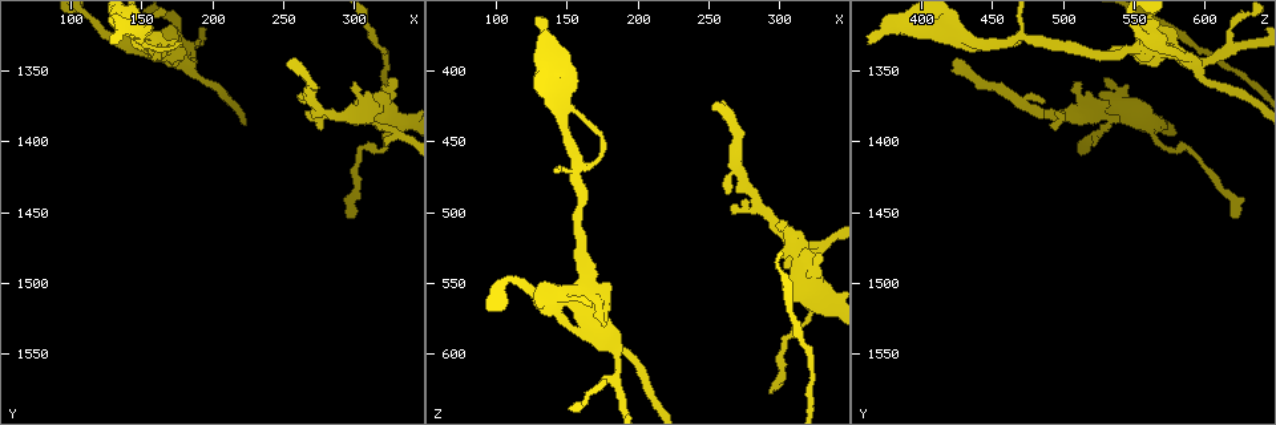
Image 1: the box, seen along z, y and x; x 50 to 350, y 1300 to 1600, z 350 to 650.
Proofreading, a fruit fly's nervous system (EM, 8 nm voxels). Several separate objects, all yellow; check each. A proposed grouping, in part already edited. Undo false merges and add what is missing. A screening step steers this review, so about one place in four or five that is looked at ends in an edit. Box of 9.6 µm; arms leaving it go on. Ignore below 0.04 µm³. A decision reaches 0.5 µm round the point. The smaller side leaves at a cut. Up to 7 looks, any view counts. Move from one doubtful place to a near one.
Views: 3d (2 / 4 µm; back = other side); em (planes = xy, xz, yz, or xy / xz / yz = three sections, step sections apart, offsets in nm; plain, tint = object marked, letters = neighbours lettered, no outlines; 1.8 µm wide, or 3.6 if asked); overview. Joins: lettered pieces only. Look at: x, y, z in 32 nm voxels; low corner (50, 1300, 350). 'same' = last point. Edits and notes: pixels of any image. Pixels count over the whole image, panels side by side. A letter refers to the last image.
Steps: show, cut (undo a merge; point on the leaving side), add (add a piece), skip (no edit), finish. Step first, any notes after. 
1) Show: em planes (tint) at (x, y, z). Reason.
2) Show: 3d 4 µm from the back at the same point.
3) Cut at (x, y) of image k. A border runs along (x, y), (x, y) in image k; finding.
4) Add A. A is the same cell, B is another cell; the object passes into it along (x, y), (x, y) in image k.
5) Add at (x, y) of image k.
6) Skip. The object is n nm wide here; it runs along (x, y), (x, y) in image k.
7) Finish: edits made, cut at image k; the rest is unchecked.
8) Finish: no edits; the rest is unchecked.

Show: em planes (tint) at (184, 1348, 596). Thick turns thin.

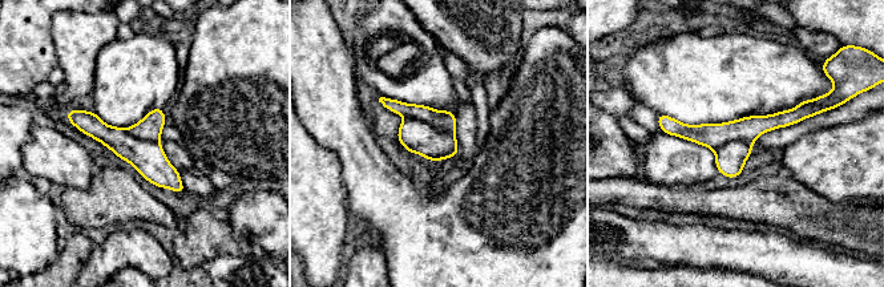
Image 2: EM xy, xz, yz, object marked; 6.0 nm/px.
Show: em planes (letters) at the same point. What lies round it.

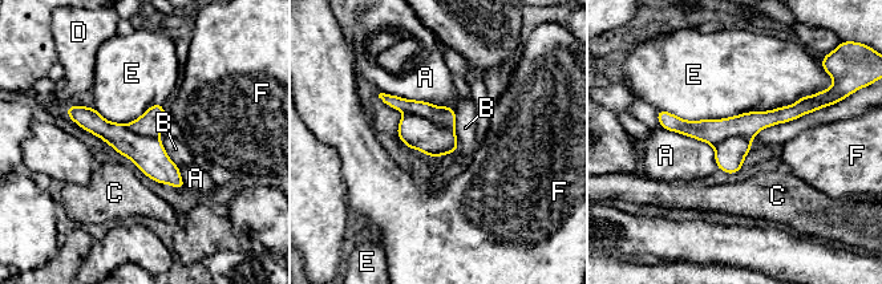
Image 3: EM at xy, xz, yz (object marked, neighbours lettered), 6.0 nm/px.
Cut at (419, 133) of image 3. The object is 240 nm wide here; A, B, C, D, E and F are other cells; a border runs along (407, 113), (429, 118), (453, 130) in image 3; a second neuron is stuck on.

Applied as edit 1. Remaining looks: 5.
Show: overview.

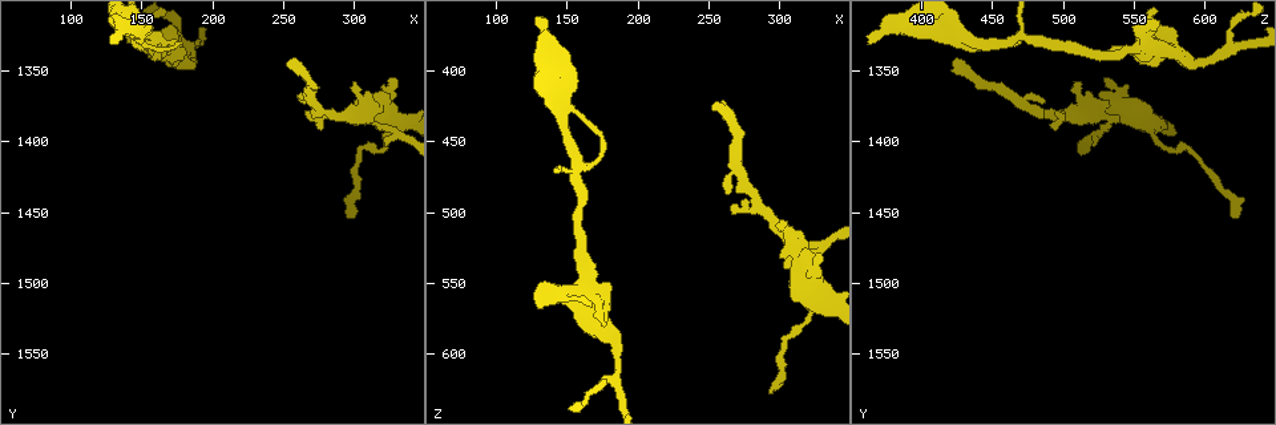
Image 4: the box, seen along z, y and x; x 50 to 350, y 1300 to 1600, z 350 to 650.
Show: 3d 4 µm at (296, 1454, 622).

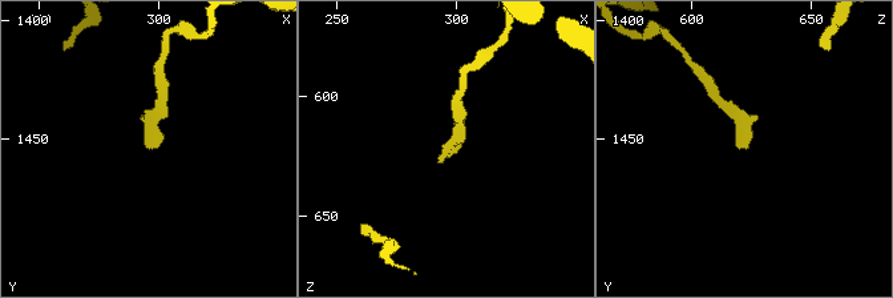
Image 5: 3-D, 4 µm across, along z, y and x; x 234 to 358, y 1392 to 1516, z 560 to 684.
Show: em planes (letters) at (295, 1455, 623). Shape alone is not enough.

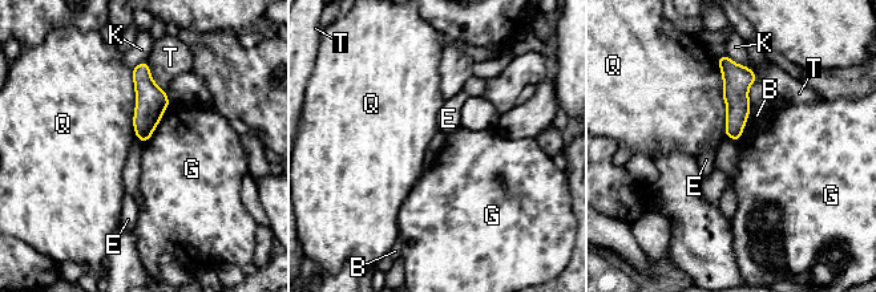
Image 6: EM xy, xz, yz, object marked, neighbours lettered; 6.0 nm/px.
Skip. B, E, G, K, Q and T are other cells; a border runs along (170, 102), (153, 134), (144, 142) in image 6; no lettered piece goes on from it.

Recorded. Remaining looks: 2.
Show: 3d 2 µm at (254, 1342, 428).

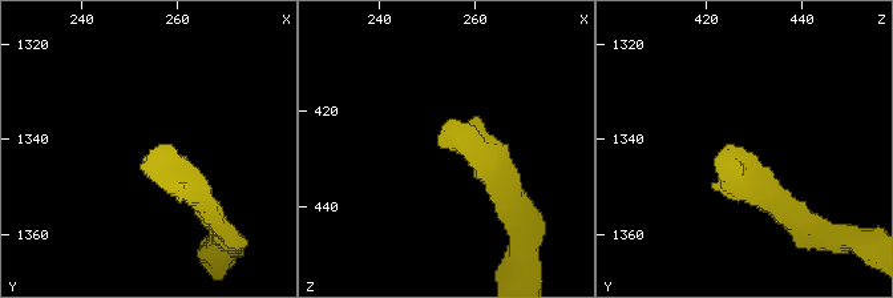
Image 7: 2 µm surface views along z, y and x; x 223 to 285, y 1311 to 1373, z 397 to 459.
Show: em 3.6 µm planes (letters) at (253, 1344, 427).

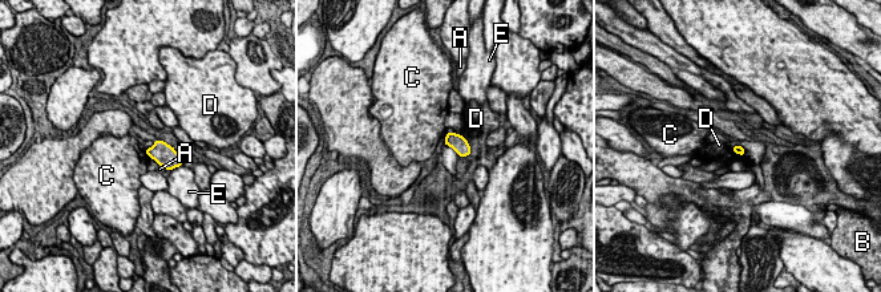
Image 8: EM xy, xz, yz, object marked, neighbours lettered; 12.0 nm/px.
Skip. The longest contact is with C, 200 nm; A, B, C, D and E are other cells; none of them fits.

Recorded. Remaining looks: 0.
Finish: edits made, cut at image 3; the rest is unchecked.

